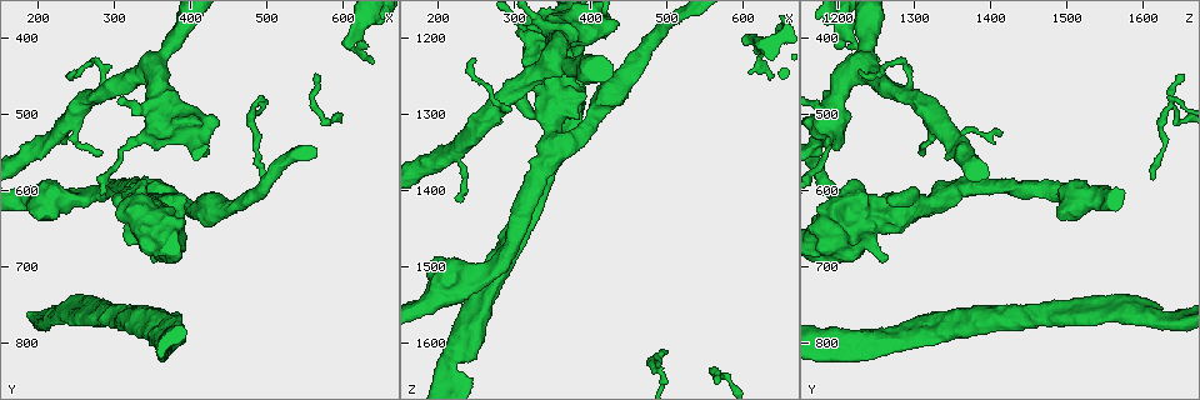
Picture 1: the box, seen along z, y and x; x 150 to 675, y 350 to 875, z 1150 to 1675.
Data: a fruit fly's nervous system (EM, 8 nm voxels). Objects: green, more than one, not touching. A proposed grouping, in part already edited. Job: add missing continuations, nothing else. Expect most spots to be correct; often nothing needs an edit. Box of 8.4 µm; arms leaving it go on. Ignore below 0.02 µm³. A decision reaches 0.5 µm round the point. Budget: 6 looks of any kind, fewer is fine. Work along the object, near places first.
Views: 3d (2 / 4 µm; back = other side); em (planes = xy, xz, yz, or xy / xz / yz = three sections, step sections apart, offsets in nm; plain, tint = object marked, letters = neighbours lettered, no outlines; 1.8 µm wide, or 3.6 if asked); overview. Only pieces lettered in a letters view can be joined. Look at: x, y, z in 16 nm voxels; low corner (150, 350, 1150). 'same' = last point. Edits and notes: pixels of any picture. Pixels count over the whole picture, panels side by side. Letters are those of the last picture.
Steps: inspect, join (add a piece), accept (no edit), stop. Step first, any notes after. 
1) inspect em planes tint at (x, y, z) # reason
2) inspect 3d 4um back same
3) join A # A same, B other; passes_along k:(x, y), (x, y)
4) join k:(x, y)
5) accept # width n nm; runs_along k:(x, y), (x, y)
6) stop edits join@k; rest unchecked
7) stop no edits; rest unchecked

inspect em yz step 16 letters at (610, 415, 1200) # branch stops here

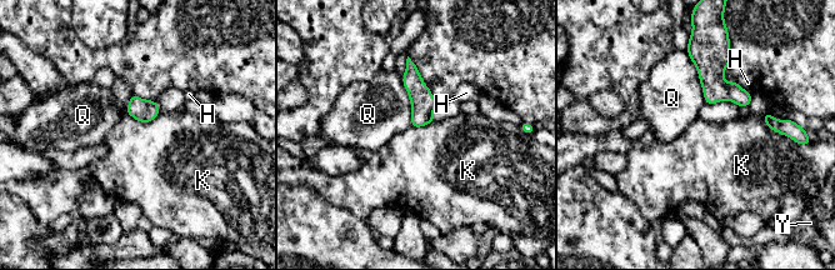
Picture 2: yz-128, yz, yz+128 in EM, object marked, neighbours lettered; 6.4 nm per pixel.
accept # longest_contact Q 380 nm; H other, K other, Q other, Y other; none of them fits

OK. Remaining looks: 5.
inspect 3d 4um at (370, 625, 1280) # three-way junction

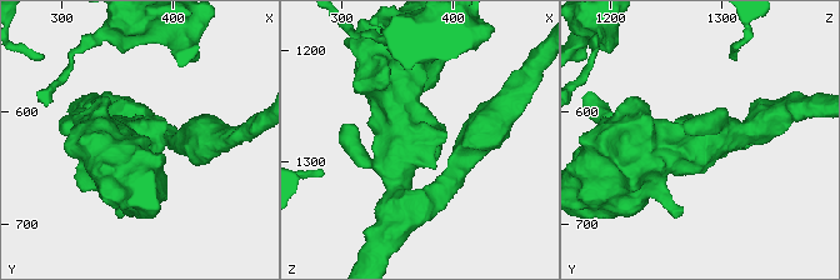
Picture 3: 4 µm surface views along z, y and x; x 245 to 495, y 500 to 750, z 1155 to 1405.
inspect em 3.6um xy step 16 letters at (370, 620, 1278) # arms 3; arm_widths 200, 320, 600 nm; need the tissue

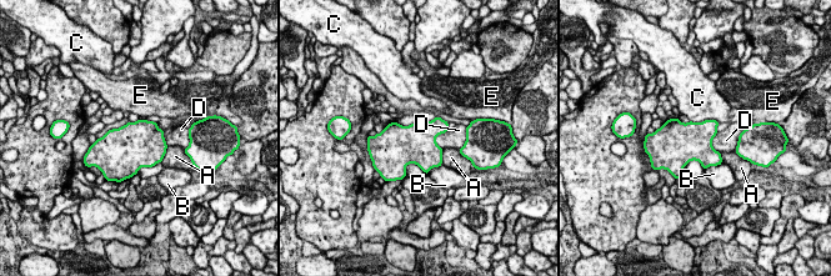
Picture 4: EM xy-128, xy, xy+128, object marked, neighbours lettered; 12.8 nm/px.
inspect em 3.6um planes letters same # cut it another way

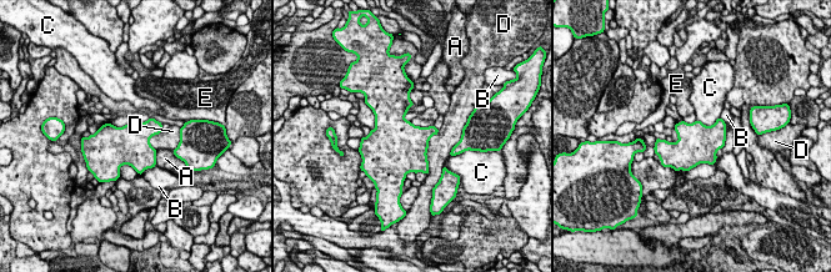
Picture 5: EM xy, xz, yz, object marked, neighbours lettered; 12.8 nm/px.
accept # longest_contact D 600 nm; A other, B other, C other, D other, E other; none of them fits

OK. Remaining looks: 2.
inspect 3d 4um at (350, 785, 1335) # closes a loop

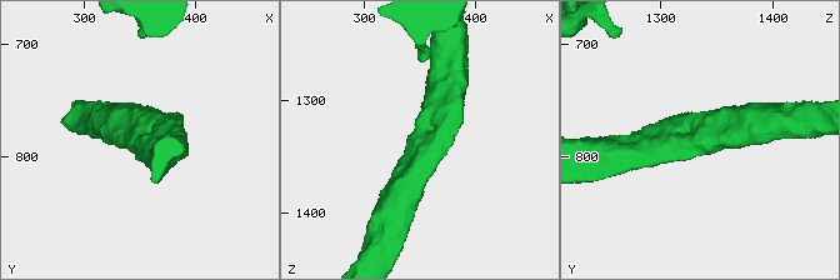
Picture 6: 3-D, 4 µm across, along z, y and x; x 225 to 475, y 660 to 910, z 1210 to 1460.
inspect em planes letters at (350, 784, 1338) # need the tissue

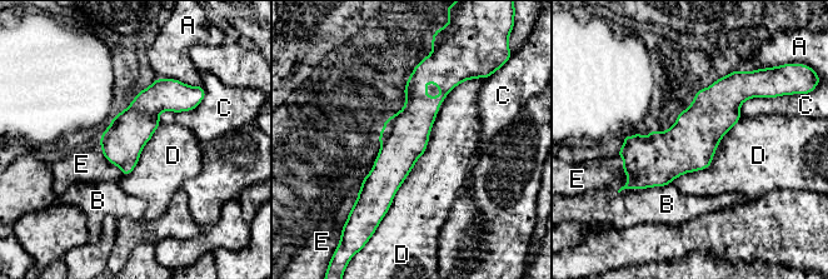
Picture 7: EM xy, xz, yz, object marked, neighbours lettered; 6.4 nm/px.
accept # width 280 nm; longest_contact D 1100 nm; A other, B other, C other, D other, E other; no lettered piece goes on from it

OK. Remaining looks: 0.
stop no edits; rest unchecked

